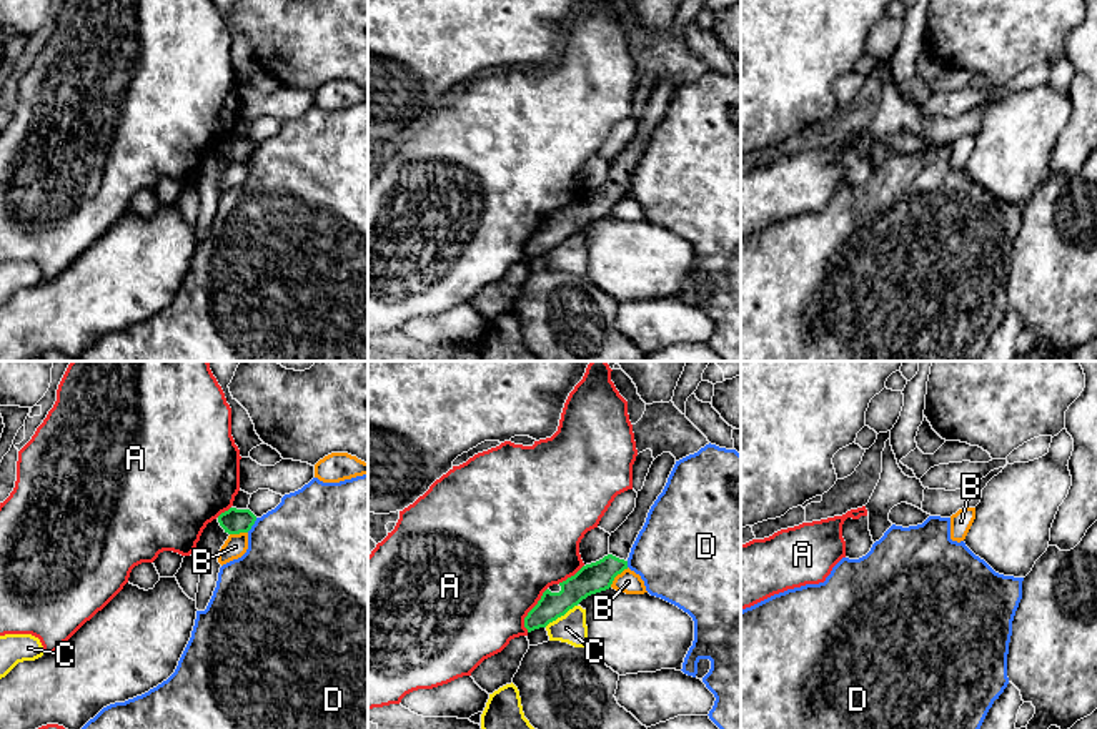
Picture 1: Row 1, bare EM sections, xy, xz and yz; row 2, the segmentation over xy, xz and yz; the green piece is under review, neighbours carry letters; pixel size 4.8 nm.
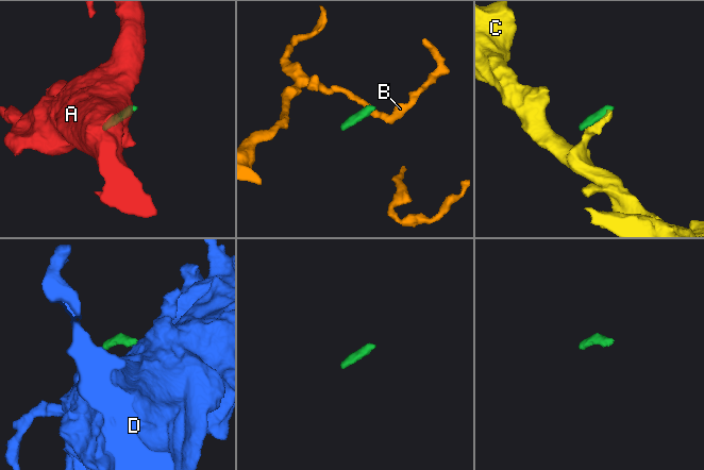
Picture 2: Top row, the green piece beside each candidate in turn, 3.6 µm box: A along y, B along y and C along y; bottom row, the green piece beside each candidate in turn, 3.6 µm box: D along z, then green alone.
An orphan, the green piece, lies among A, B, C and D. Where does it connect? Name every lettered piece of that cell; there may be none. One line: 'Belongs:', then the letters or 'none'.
Belongs: none

